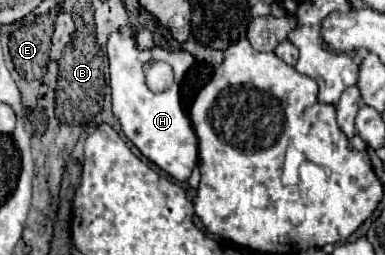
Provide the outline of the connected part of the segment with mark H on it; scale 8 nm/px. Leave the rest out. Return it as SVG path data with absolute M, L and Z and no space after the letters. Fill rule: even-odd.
M127 30L125 34L113 32L107 42L107 52L109 52L109 72L111 72L109 86L113 98L113 114L121 122L125 136L153 164L157 164L177 182L185 182L197 164L197 136L191 128L187 114L181 108L179 80L183 80L185 72L193 66L195 62L193 56L189 52L169 52L159 46L151 50L139 50L135 46L133 30ZM153 60L163 60L173 68L175 80L169 90L151 92L149 86L145 84L145 66Z

